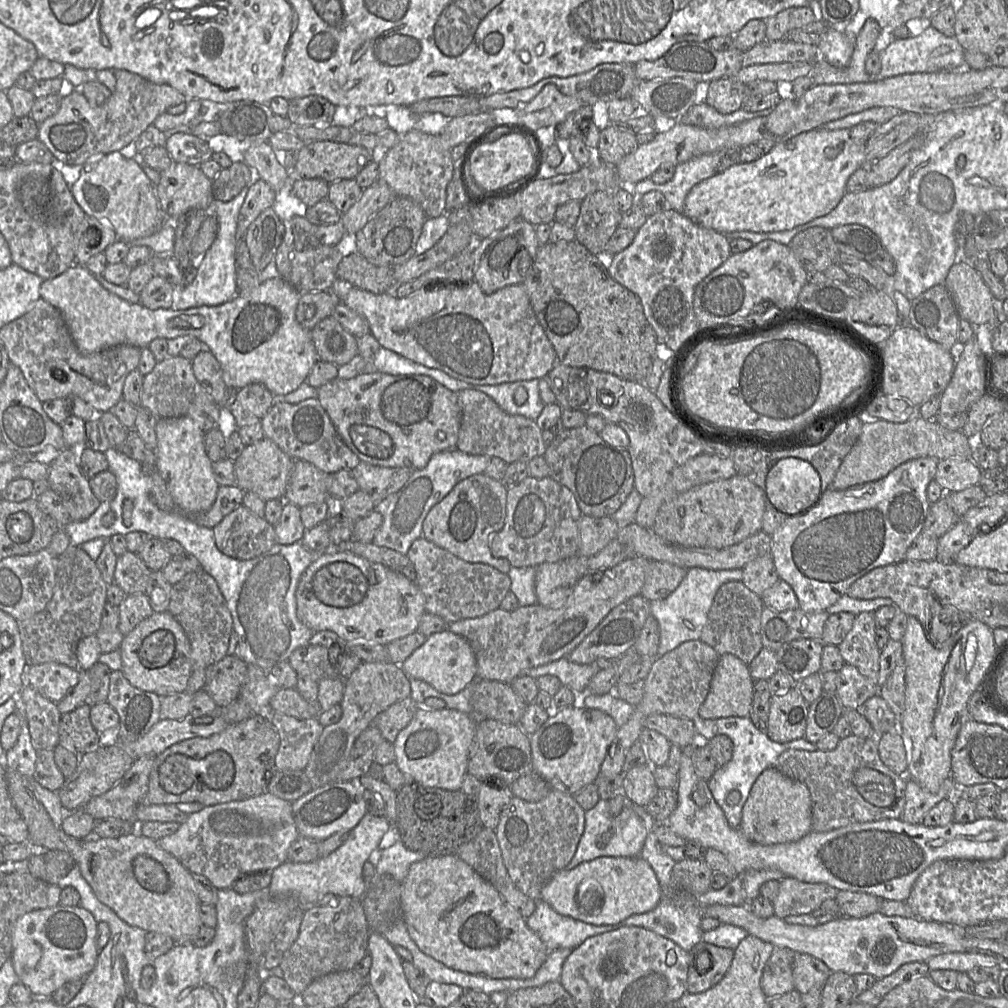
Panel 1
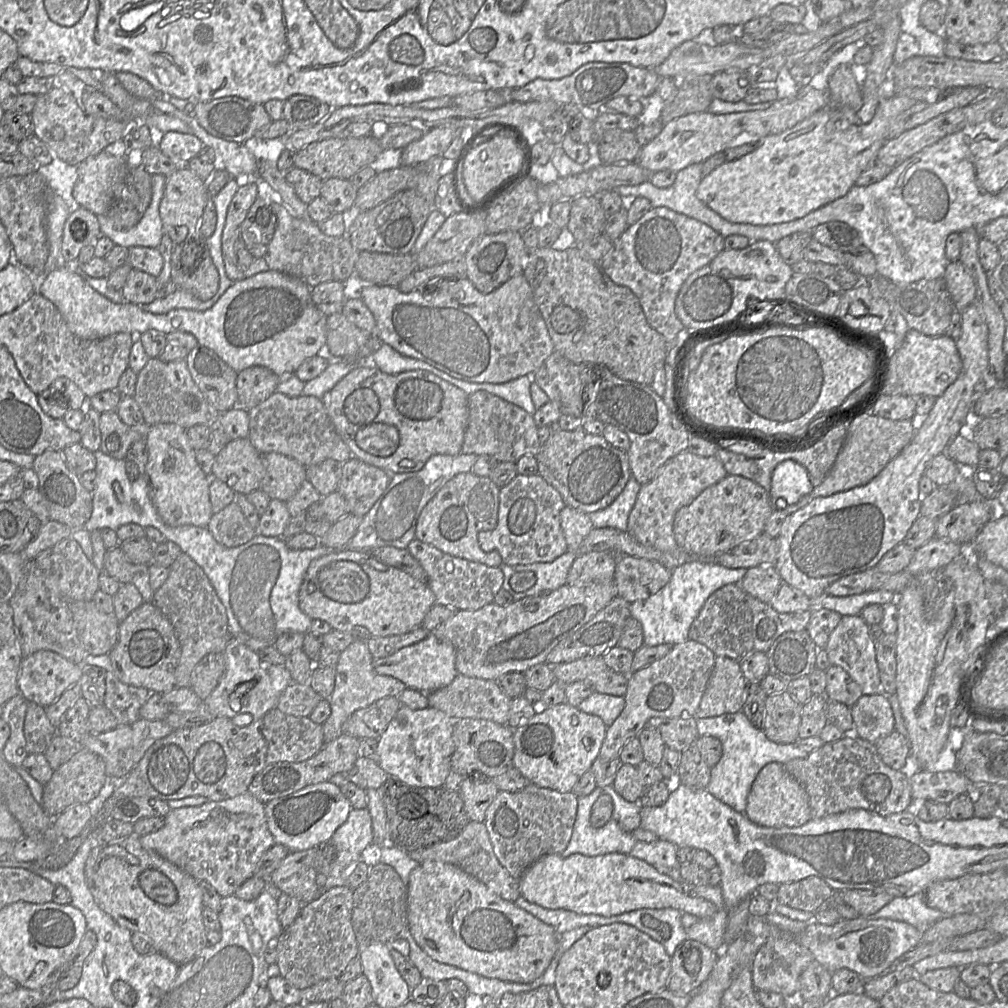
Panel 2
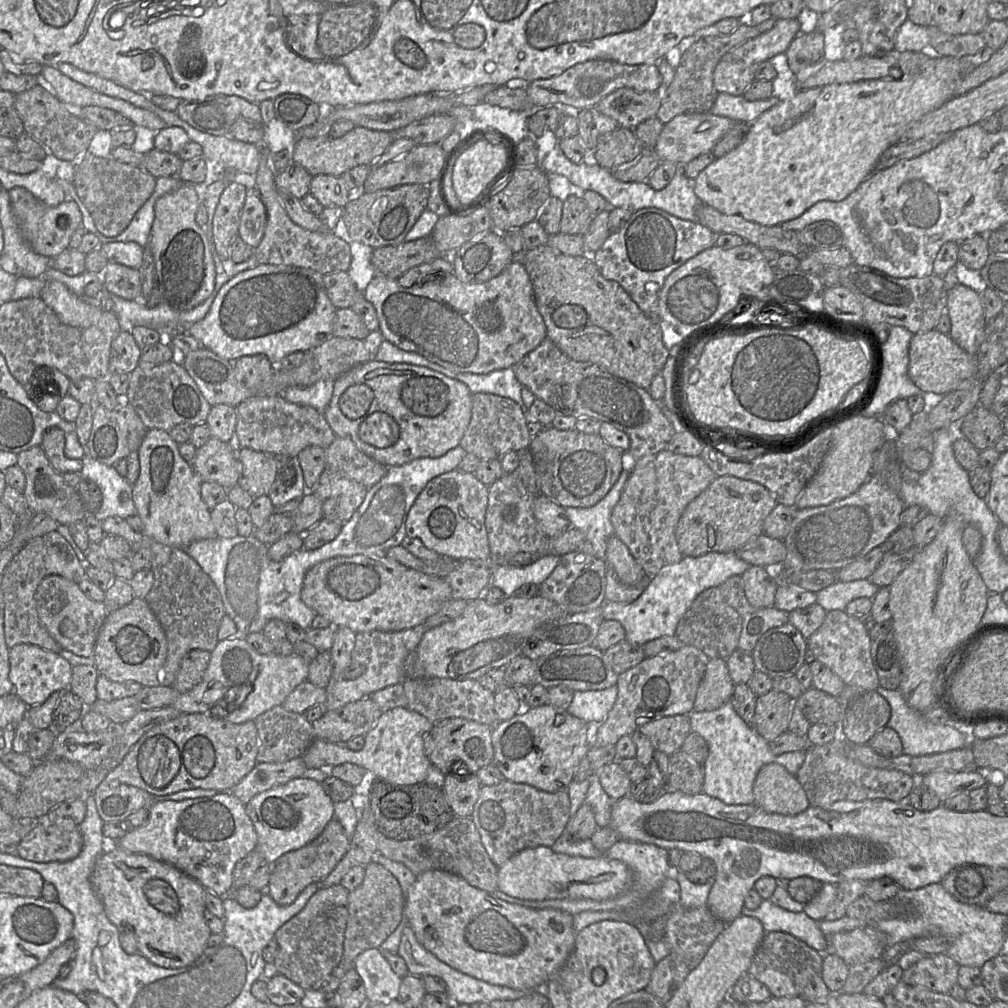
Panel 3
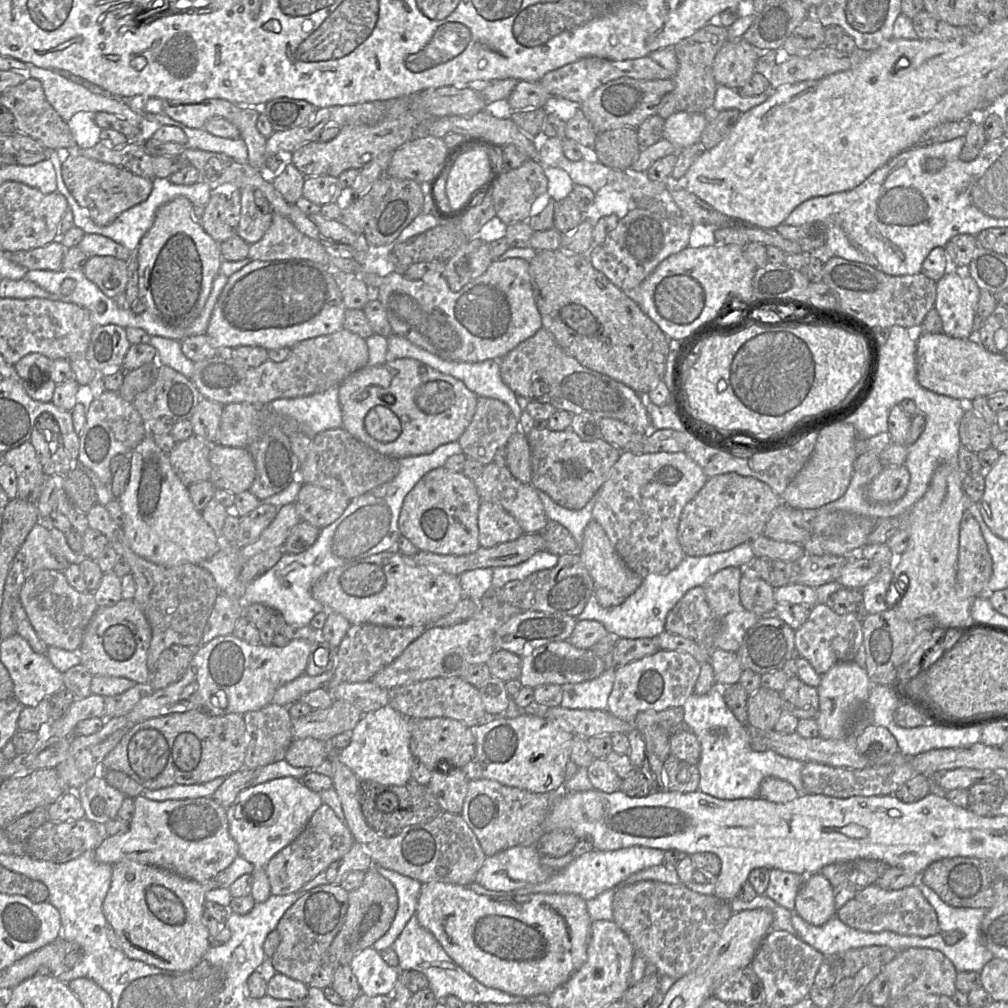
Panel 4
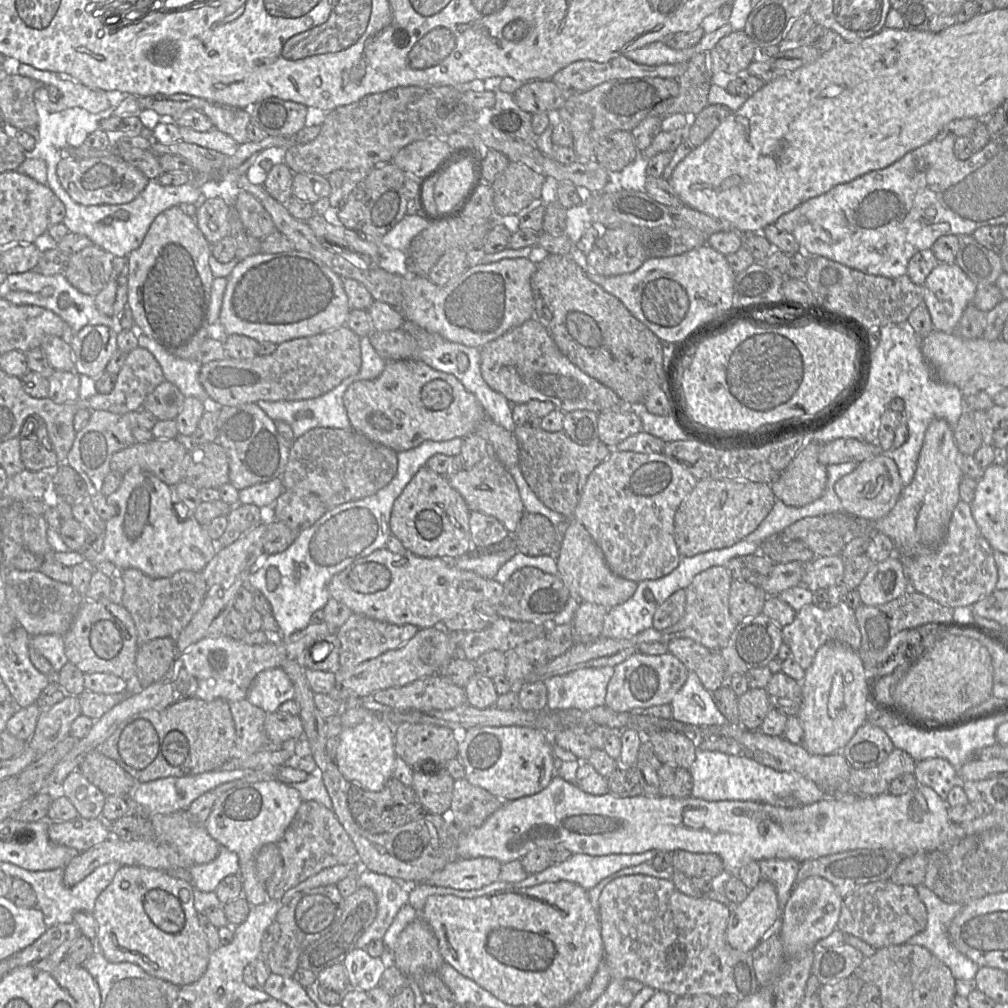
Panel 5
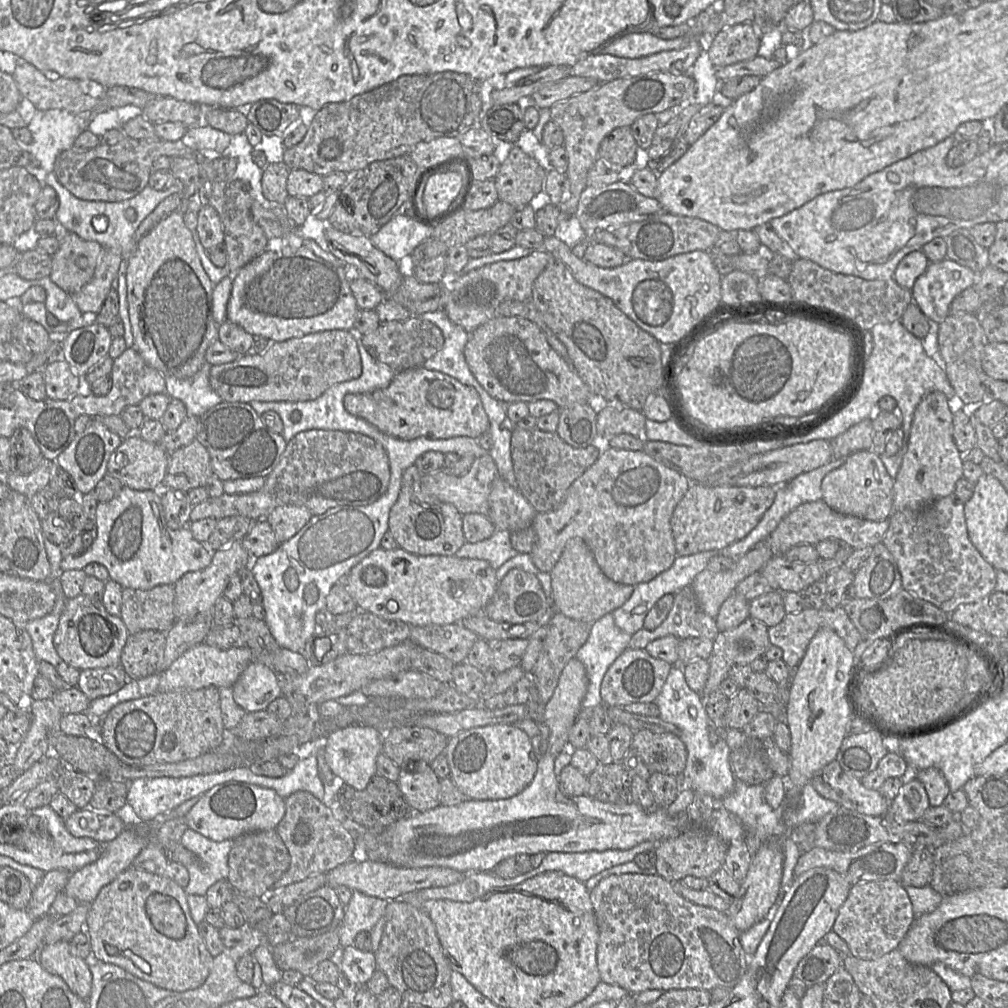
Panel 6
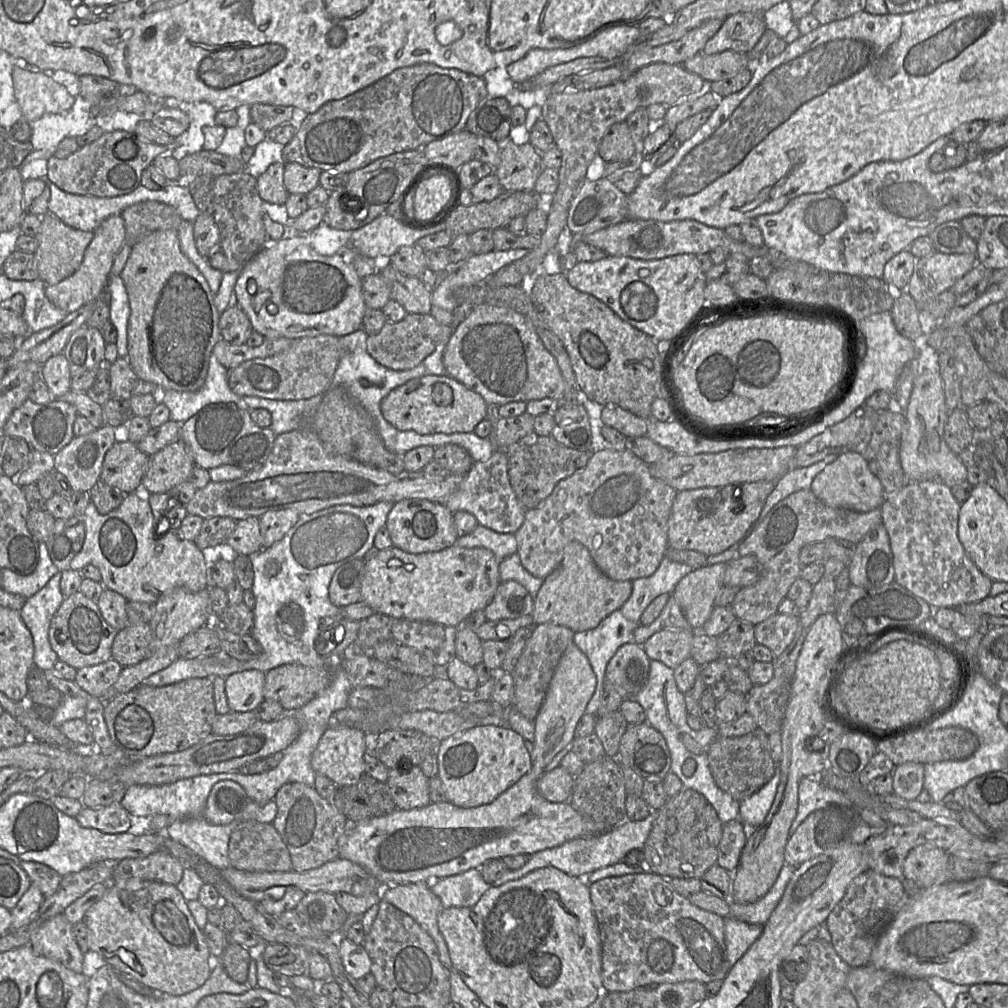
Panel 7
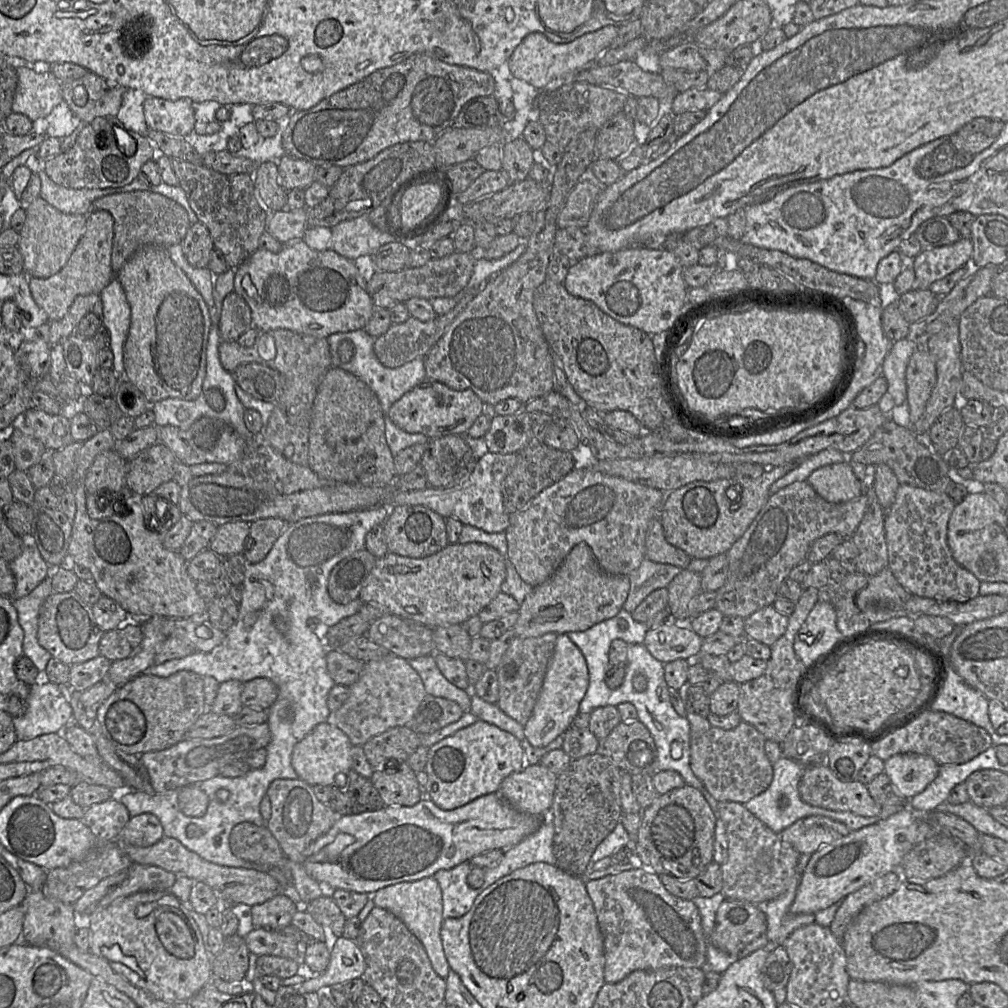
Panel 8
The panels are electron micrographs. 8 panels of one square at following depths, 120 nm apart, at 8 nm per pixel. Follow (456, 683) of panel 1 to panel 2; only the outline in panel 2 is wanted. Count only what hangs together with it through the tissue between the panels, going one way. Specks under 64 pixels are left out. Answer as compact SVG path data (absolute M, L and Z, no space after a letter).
M429 633L425 639L403 647L390 656L374 659L373 667L376 673L392 676L402 681L408 688L420 692L431 692L449 685L458 675L455 660L453 645L438 639L433 633Z

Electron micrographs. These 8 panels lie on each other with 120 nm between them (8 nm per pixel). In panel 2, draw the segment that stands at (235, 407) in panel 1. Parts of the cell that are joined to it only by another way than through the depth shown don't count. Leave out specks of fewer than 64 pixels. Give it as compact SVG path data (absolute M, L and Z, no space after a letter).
M251 366L237 373L238 407L250 410L276 392L280 377L263 366Z

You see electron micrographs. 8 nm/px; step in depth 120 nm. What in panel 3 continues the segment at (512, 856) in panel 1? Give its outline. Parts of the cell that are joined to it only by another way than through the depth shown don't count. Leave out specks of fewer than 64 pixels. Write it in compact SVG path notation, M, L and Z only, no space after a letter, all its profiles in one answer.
M504 780L497 785L482 785L470 818L488 856L498 867L521 850L552 847L570 819L570 800L565 790L545 792L528 784Z

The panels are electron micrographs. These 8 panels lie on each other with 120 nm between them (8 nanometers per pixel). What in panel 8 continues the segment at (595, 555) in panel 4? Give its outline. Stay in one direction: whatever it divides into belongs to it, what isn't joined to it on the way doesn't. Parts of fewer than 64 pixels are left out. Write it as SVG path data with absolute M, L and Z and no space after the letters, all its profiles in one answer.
M585 543L575 545L555 573L525 597L518 620L511 629L516 637L538 637L546 633L581 632L618 614L628 597L630 580L626 575L605 573L593 551Z

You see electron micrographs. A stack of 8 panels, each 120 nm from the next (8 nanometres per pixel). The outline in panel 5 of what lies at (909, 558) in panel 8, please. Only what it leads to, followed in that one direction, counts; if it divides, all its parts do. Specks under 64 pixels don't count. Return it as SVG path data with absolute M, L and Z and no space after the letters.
M960 500L956 505L946 534L942 542L933 551L920 554L913 559L903 559L901 561L911 590L951 608L972 606L995 590L998 579L998 570L993 556L993 549L976 524L970 504L963 500Z

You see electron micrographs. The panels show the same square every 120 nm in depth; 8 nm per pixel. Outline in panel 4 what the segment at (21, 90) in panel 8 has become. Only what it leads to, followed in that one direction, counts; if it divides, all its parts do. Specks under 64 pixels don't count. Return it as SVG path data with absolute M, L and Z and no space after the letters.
M28 65L27 73L29 77L41 82L47 101L66 122L79 111L108 112L132 125L139 125L143 119L143 116L132 110L125 100L93 93L52 69Z

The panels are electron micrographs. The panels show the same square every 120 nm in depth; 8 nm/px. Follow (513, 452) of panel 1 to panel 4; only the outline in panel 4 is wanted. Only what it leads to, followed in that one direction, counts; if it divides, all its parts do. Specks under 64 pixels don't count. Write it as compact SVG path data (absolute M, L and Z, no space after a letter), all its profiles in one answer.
M478 397L472 421L458 443L467 458L486 465L494 462L496 452L505 448L518 430L519 419L508 405L497 399Z

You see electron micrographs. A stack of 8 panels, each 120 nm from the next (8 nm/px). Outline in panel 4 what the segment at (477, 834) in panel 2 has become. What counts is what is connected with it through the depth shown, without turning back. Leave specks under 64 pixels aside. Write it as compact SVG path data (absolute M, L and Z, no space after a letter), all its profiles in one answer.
M332 753L328 760L334 770L333 788L341 801L345 824L354 841L367 849L374 866L393 870L420 883L445 882L468 886L475 882L487 856L461 814L443 812L430 822L406 827L394 837L380 836L368 825L363 815L358 799L359 778Z

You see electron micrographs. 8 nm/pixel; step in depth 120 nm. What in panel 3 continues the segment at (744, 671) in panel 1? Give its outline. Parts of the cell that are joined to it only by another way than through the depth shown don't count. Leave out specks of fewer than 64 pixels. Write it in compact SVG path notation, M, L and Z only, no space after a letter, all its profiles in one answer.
M710 659L699 685L693 710L712 711L730 702L734 686L726 660Z

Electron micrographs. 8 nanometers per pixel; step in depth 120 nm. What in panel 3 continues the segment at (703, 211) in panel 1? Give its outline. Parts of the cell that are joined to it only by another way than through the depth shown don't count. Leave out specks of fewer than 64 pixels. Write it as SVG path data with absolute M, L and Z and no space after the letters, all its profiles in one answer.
M985 50L980 55L961 58L932 56L923 71L899 79L887 76L799 90L791 100L779 101L763 112L750 125L740 145L701 171L693 181L694 192L701 203L723 214L738 215L766 226L779 226L795 219L819 201L842 201L869 177L881 154L900 141L906 129L955 97L957 84L992 53Z

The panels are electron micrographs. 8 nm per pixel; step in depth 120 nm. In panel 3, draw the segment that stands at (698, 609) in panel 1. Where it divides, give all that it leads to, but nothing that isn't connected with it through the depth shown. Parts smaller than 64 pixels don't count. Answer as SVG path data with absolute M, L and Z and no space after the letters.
M736 551L683 556L678 563L665 567L651 578L644 592L632 603L605 599L600 606L603 619L619 621L625 629L626 640L639 646L656 638L674 636L678 622L702 591L719 587L731 576L741 576L749 567Z

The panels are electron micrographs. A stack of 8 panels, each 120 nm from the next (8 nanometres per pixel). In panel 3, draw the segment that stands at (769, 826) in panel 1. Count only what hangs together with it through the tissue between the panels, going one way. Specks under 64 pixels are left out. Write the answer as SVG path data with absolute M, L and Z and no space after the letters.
M777 763L766 764L759 770L753 794L754 805L769 813L797 815L810 806L797 778Z

